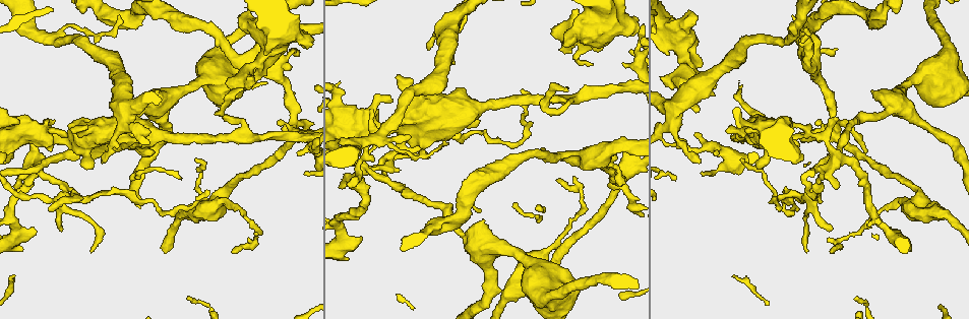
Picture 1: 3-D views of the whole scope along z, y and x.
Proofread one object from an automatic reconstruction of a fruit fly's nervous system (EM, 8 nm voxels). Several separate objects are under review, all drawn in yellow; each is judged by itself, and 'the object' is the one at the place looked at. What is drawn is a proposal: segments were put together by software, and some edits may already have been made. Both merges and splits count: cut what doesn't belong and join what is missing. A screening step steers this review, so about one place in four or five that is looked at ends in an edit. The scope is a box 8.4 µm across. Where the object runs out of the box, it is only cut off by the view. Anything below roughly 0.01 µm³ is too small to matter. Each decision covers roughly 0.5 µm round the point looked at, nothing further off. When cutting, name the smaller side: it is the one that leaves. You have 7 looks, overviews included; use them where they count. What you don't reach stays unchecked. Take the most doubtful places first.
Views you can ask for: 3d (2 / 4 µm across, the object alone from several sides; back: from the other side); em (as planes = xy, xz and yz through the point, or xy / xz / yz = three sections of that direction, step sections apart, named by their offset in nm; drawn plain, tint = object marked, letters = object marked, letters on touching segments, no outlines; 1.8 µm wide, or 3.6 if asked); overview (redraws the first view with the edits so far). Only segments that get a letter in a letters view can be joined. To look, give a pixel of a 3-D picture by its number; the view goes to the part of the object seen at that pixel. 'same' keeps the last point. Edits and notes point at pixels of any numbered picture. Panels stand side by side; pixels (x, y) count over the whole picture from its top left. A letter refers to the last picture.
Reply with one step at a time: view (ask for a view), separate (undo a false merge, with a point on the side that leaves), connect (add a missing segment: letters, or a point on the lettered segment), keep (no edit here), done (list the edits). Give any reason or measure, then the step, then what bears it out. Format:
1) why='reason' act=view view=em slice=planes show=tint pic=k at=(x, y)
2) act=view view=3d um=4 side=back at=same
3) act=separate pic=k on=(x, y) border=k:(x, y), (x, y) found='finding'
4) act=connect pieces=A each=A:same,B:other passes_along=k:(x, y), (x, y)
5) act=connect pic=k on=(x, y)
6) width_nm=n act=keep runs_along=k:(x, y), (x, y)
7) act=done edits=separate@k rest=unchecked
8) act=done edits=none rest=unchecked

why='thick turns thin' act=view view=3d um=4 pic=1 at=(303, 37)

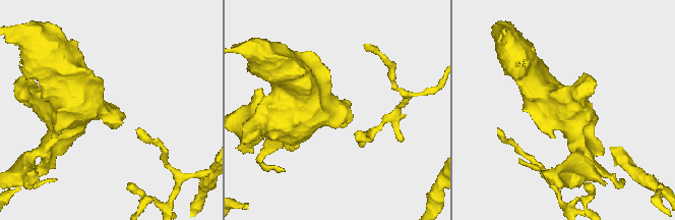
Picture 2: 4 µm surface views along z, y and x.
why='need the tissue' act=view view=em um=3.6 slice=planes show=tint pic=2 at=(334, 112)

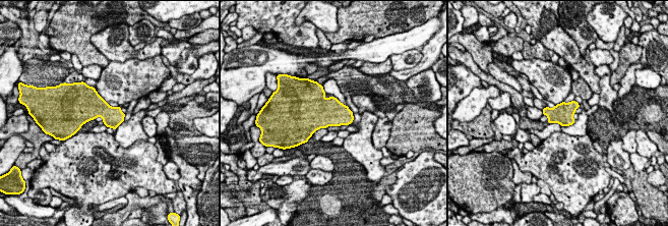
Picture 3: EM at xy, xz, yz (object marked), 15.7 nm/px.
act=view view=em um=3.6 slice=planes show=letters at=same

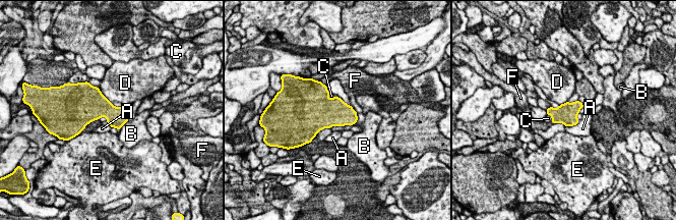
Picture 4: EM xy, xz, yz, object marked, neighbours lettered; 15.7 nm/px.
act=keep each=A:other,B:other,C:other,D:other,E:other,F:other border=4:(579, 120), (575, 124), (565, 126) found='all the same cell'

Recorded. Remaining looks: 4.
why='abrupt turn' act=view view=em slice=yz step=4 show=tint pic=1 at=(580, 186)

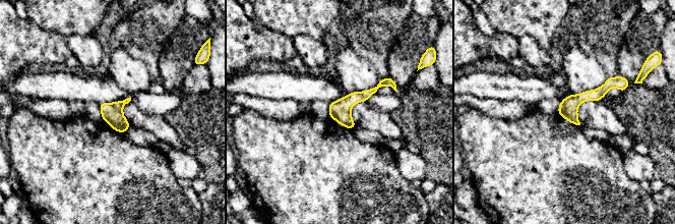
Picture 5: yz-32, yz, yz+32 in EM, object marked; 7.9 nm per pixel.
why='cut it another way' act=view view=em slice=planes show=letters at=same

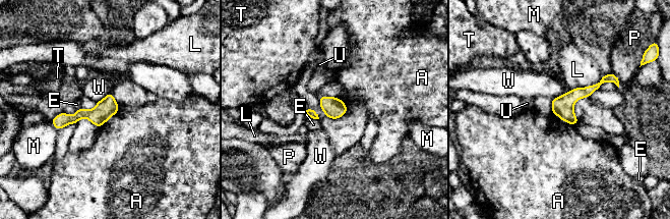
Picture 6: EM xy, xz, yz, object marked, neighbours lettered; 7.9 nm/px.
act=keep each=A:other,E:other,L:other,M:other,P:other,T:other,U:other,W:other border=6:(552, 112), (561, 119), (575, 125) found='continuous, no second cell'

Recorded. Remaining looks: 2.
why='four-way junction' act=view view=em slice=yz step=4 show=letters pic=1 at=(64, 194)

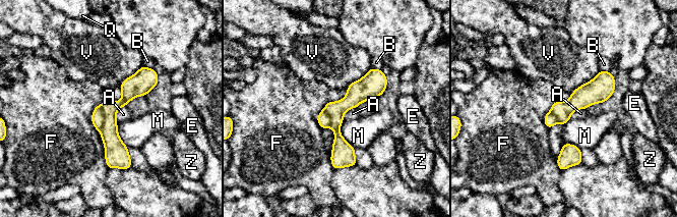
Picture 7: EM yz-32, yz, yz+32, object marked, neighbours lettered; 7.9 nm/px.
why='cut it another way' act=view view=em slice=planes show=letters at=same

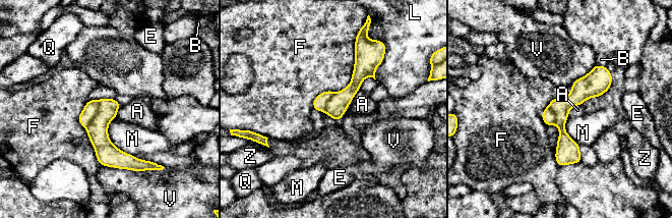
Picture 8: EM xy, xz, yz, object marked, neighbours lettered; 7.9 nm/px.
width_nm=180 act=separate pic=8 on=(89, 112) each=A:other,B:other,E:other,F:other,L:other,M:other,Q:other,V:other,Z:other found='a second cell is stuck on'

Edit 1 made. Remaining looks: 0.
act=done edits=separate@8 rest=unchecked

